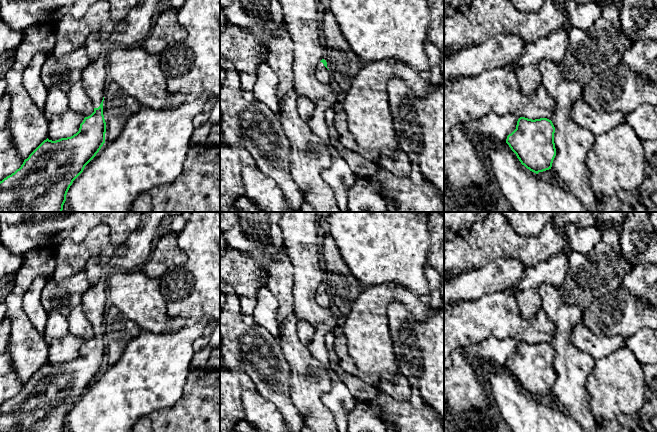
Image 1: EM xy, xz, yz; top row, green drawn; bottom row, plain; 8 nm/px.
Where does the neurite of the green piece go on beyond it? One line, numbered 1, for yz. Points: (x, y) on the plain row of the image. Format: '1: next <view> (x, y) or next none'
1: next none

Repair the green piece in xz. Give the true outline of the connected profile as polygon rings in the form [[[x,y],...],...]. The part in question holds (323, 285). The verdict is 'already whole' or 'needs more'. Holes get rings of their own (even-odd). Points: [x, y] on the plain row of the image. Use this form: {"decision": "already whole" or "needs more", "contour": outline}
{"decision": "needs more", "contour": [[[322,283],[318,287],[318,289],[316,290],[315,300],[321,307],[333,310],[333,304],[330,295],[327,293],[326,284]]]}

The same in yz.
{"decision": "already whole", "contour": [[[520,341],[506,367],[522,389],[538,398],[552,391],[556,380],[554,357],[555,351],[547,342],[532,344]]]}

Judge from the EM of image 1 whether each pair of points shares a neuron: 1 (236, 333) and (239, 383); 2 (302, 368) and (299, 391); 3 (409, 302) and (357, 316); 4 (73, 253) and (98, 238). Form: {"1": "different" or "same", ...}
{"1": "different", "2": "same", "3": "same", "4": "same"}

